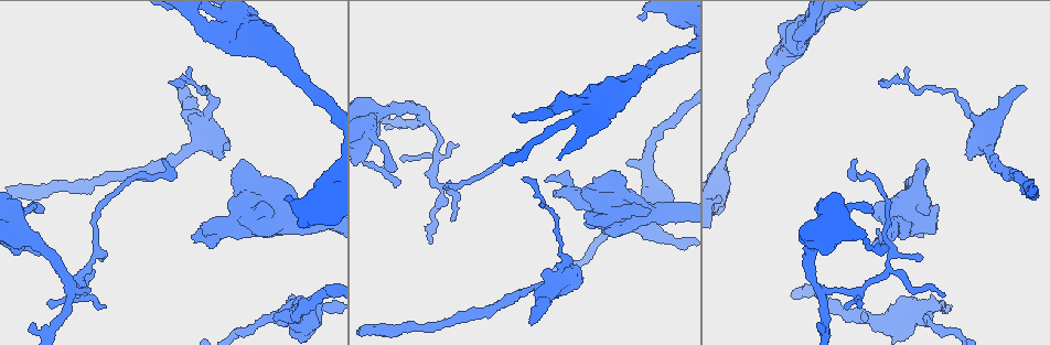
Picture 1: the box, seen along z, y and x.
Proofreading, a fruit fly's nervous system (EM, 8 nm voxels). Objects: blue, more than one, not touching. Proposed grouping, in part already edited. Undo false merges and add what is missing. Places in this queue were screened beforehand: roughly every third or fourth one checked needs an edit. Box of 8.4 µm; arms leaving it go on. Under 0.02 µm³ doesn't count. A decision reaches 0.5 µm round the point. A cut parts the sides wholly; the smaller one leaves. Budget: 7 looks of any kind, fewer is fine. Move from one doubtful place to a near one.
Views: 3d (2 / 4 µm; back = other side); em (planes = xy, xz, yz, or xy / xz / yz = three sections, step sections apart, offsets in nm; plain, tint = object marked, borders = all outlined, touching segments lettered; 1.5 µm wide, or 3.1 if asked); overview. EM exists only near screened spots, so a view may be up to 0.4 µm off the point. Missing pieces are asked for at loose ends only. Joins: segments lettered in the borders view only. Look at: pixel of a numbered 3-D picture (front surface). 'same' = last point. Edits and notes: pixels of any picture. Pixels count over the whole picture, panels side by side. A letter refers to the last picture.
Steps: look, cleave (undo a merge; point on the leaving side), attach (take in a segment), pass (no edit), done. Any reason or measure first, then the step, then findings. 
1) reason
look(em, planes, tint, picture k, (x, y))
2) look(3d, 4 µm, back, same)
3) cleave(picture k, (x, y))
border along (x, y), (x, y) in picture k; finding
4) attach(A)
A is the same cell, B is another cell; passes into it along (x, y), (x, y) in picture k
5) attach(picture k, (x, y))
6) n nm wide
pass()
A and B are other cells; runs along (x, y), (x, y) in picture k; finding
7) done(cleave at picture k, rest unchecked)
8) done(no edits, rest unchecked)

stops while still wide
look(3d, 4 µm, picture 1, (175, 87))

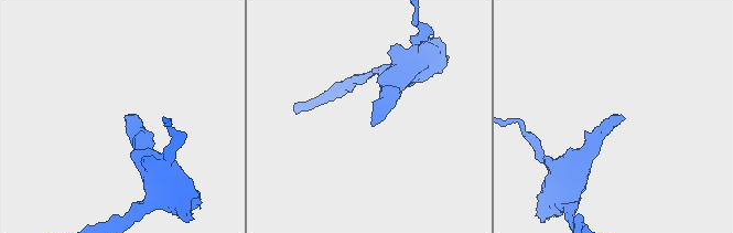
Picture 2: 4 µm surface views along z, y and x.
shape alone is not enough
look(em, xz, step 8, tint, picture 2, (623, 116))

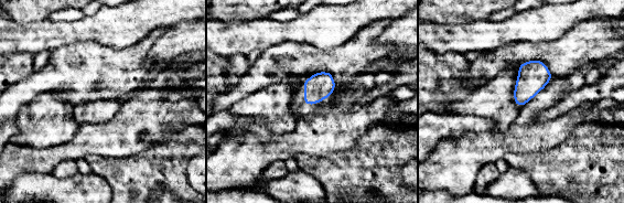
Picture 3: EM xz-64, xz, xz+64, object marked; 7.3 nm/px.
cut it another way
look(em, planes, borders, same)

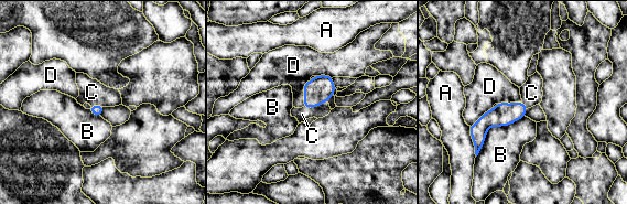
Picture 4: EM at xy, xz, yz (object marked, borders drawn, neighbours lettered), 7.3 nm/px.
attach(picture 4, (302, 114))
C is the same cell, A, B and D are other cells; passes into it along (320, 89), (314, 107), (302, 114) in picture 4; the cell continues

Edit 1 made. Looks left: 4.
free end
look(em, planes, tint, picture 1, (853, 160))

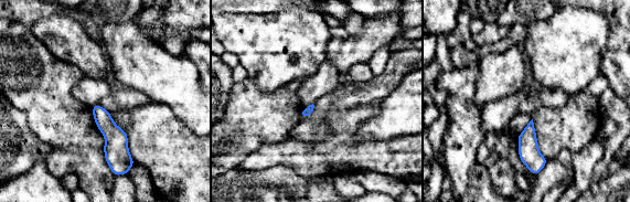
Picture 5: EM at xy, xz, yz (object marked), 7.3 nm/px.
look(em, planes, borders, same)

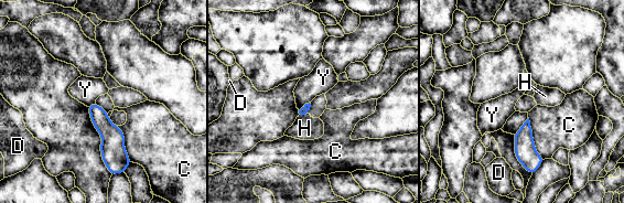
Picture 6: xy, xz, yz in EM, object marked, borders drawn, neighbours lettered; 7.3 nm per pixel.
C touches over 340 nm
pass()
C, D, H and Y are other cells; border along (309, 102), (298, 109) in picture 6; none of them fits

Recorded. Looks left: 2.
redraw
look(overview)

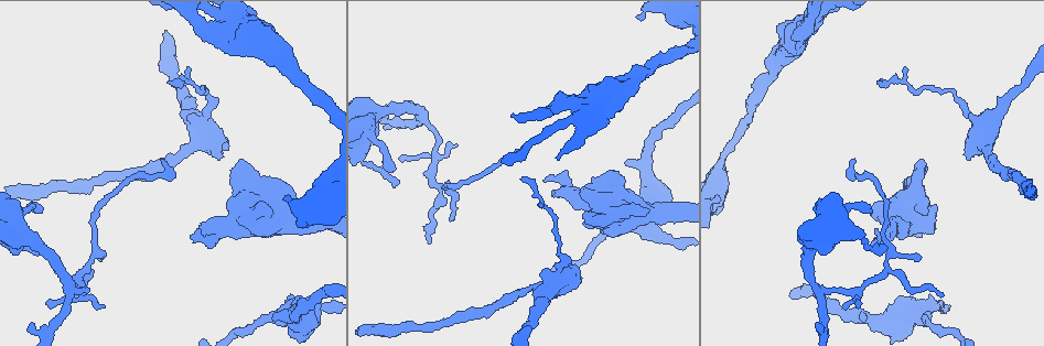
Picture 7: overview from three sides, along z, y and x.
thin end
look(em, planes, borders, picture 7, (391, 171))

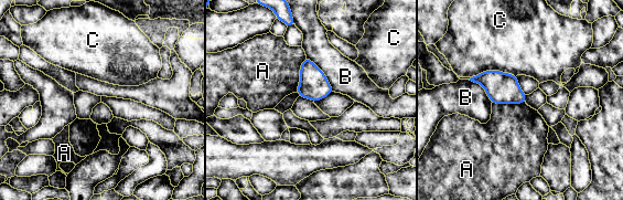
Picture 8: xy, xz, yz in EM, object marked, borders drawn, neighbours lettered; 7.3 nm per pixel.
pass()
A, B and C are other cells; border along (305, 56), (296, 92) in picture 8; no lettered segment goes on from it

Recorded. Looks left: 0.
done(attach at picture 4, rest unchecked)

